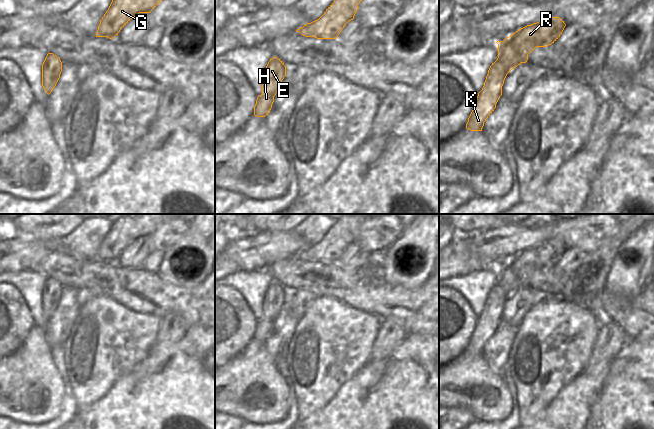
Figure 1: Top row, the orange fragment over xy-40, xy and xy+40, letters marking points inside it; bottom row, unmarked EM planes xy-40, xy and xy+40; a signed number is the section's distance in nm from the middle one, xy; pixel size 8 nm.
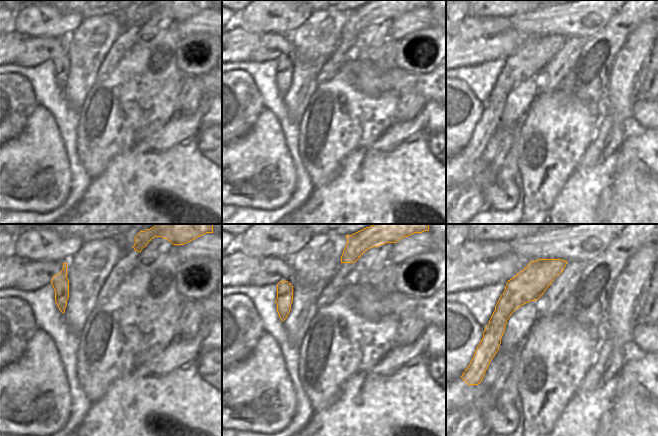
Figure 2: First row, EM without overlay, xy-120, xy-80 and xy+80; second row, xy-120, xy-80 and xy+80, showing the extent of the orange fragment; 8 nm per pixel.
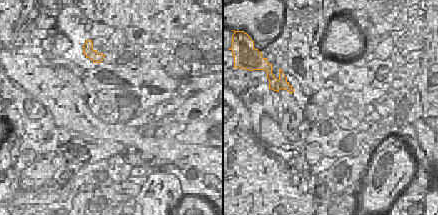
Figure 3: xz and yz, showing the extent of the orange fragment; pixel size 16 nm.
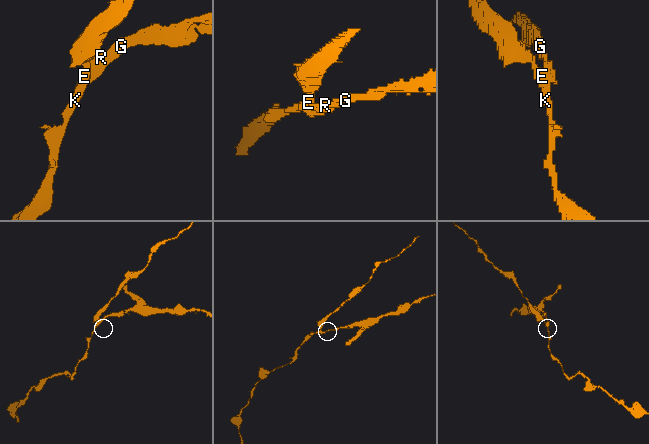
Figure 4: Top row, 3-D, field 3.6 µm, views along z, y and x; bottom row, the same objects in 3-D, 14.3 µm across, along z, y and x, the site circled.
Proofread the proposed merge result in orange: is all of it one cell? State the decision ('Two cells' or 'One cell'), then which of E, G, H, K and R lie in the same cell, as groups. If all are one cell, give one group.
Two cells. Groups: E H K / G R

